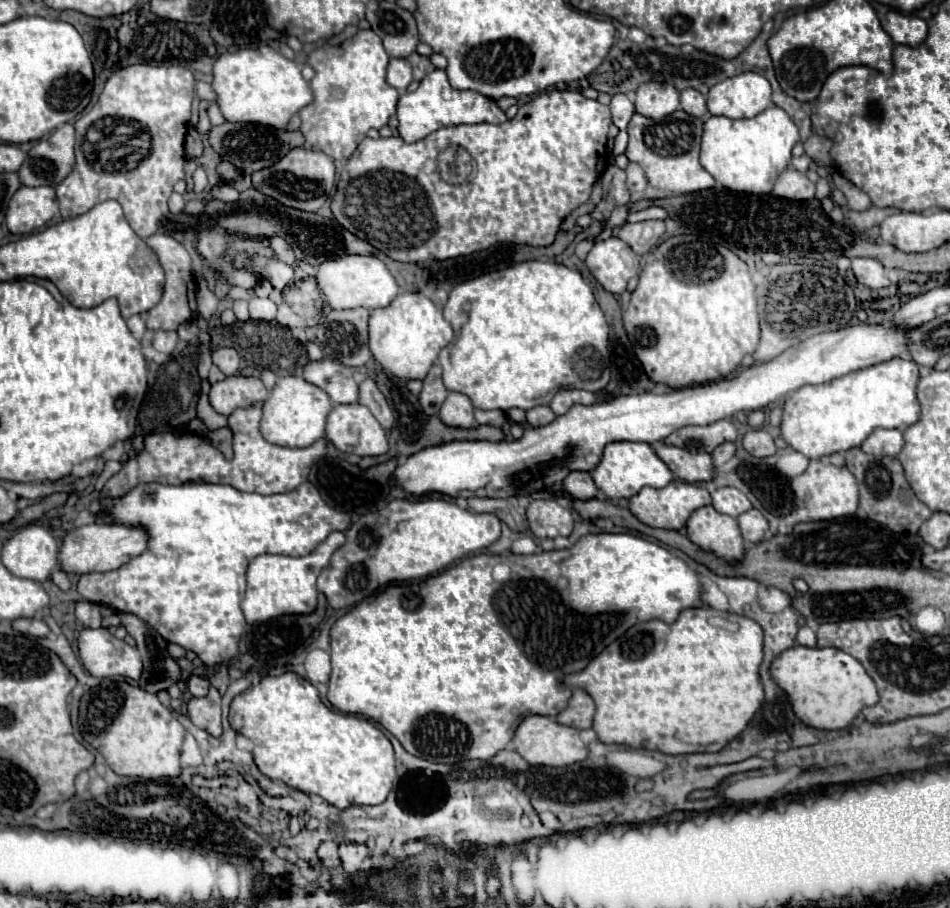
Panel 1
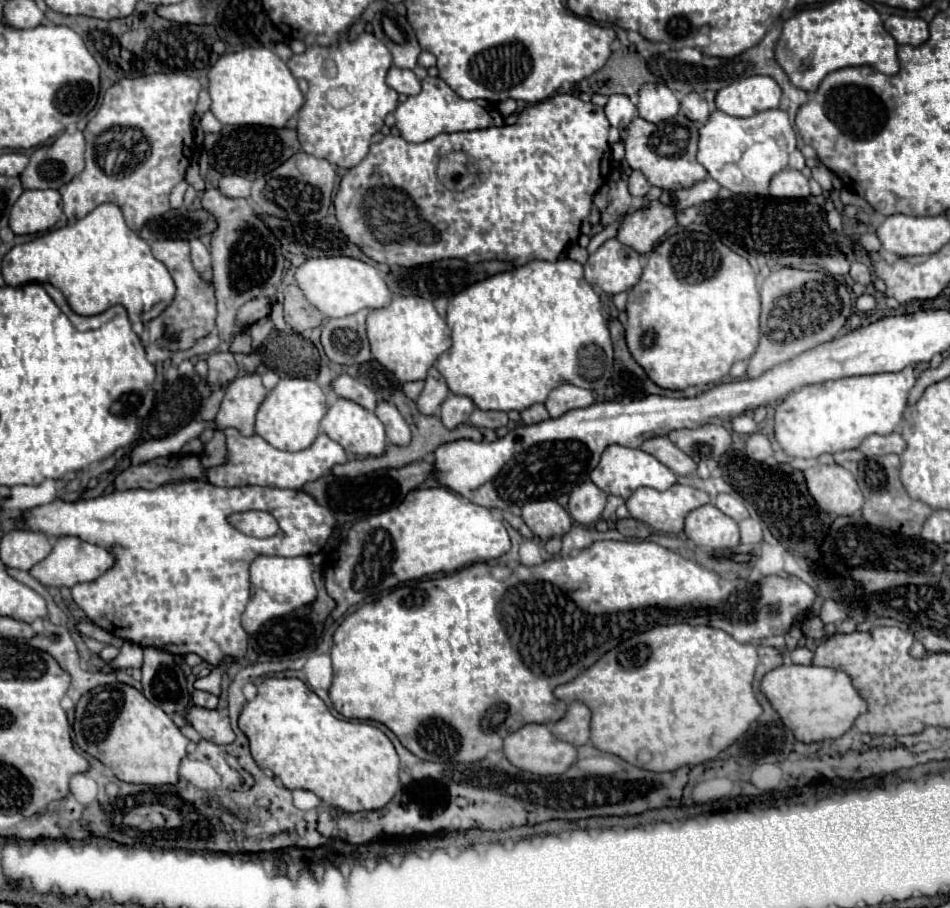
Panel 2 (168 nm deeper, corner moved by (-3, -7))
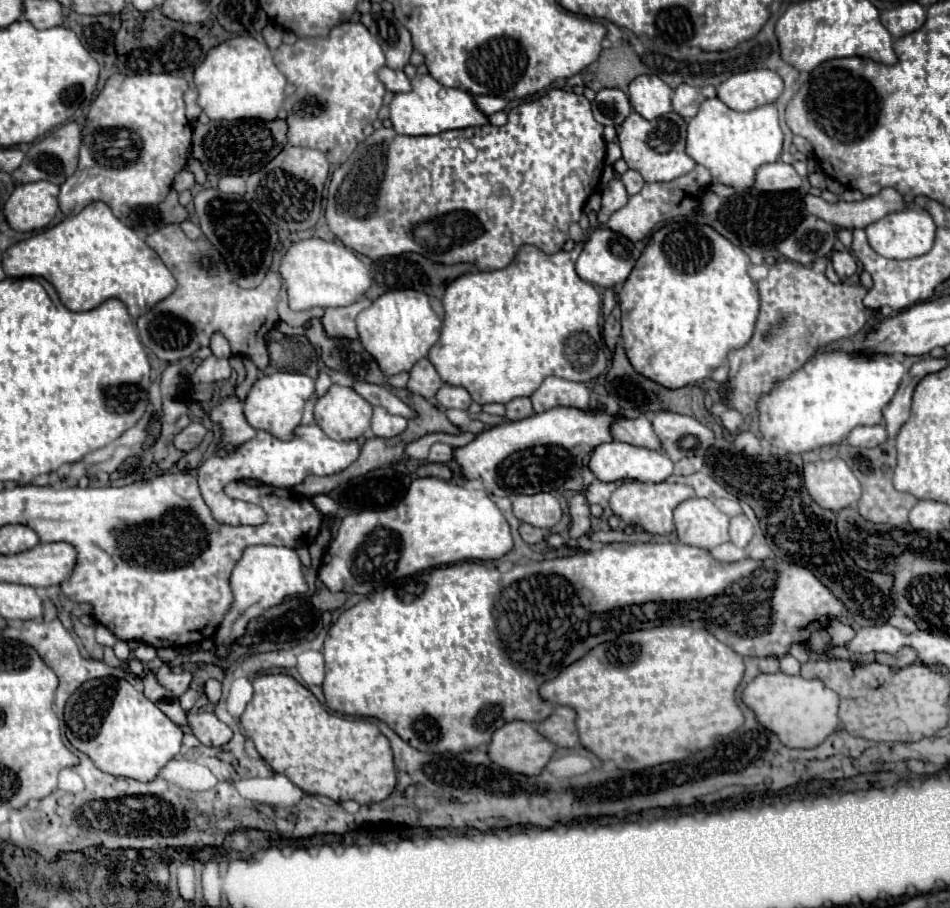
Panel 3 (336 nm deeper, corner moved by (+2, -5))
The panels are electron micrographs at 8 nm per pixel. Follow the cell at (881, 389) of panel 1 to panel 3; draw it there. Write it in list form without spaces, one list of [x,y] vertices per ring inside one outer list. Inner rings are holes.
[[[816,353],[804,369],[760,399],[760,433],[770,445],[796,455],[842,443],[854,427],[882,423],[882,411],[906,373],[896,357],[862,359],[848,353]]]

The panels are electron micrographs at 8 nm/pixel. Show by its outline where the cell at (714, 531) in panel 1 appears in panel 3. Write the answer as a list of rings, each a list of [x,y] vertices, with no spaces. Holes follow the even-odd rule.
[[[688,499],[674,509],[678,539],[686,545],[714,549],[730,541],[730,517],[724,515],[710,499]]]

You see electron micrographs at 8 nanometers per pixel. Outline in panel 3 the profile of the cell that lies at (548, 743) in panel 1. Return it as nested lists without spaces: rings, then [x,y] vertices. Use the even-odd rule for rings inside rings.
[[[526,721],[502,725],[492,735],[488,749],[488,755],[494,763],[522,775],[540,775],[554,753],[556,745]]]

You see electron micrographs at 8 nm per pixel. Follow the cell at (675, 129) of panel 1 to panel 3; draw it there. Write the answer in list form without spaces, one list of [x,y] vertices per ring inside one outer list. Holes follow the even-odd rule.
[[[636,111],[628,115],[628,121],[618,127],[618,141],[622,149],[622,159],[628,163],[630,169],[636,169],[644,181],[672,181],[680,175],[690,173],[696,163],[686,155],[686,121],[670,111],[664,117],[648,121],[640,117]]]

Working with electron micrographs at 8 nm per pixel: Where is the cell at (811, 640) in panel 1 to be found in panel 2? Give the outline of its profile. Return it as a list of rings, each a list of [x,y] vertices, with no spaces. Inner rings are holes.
[[[795,649],[793,653],[791,653],[791,661],[793,663],[797,663],[797,665],[809,665],[811,663],[811,659],[813,659],[813,651],[809,651],[809,649]]]

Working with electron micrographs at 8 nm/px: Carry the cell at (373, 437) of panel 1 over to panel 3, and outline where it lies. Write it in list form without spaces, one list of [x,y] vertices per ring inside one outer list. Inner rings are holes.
[[[332,385],[314,407],[316,425],[336,441],[356,441],[364,437],[372,423],[372,405],[352,387]]]

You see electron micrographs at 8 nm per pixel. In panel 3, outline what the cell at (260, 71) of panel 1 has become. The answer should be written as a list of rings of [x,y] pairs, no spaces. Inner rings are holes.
[[[236,37],[212,49],[196,69],[194,83],[198,89],[198,105],[210,119],[274,121],[286,99],[286,77],[274,65],[268,45],[254,37]]]

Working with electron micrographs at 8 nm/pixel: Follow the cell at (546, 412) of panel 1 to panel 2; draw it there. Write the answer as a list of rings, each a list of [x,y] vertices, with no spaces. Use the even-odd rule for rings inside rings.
[[[535,403],[533,407],[527,407],[525,411],[521,411],[521,419],[523,419],[523,423],[531,425],[531,423],[539,423],[539,421],[545,421],[545,419],[549,419],[549,413],[547,413],[545,405],[541,405],[541,403]]]

